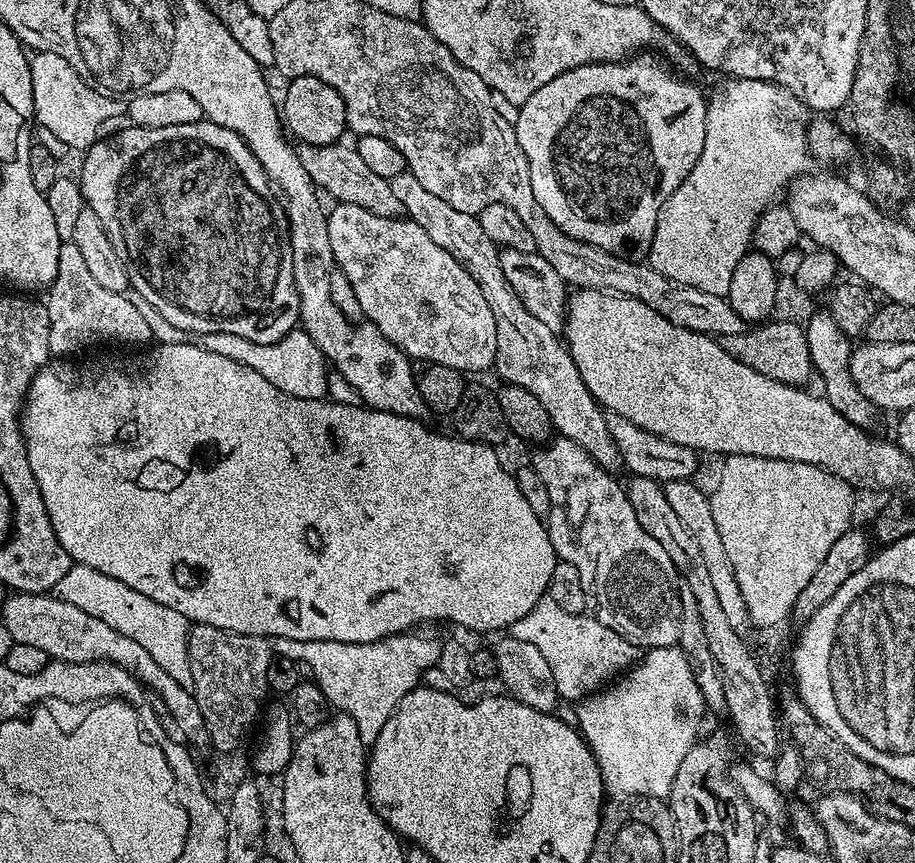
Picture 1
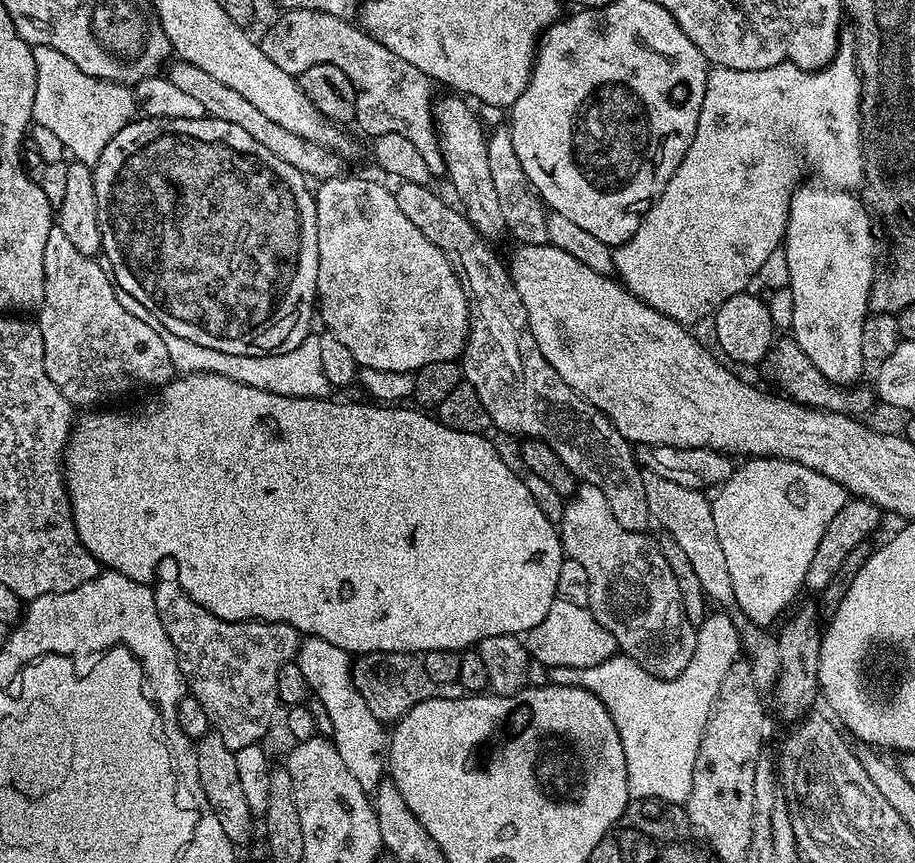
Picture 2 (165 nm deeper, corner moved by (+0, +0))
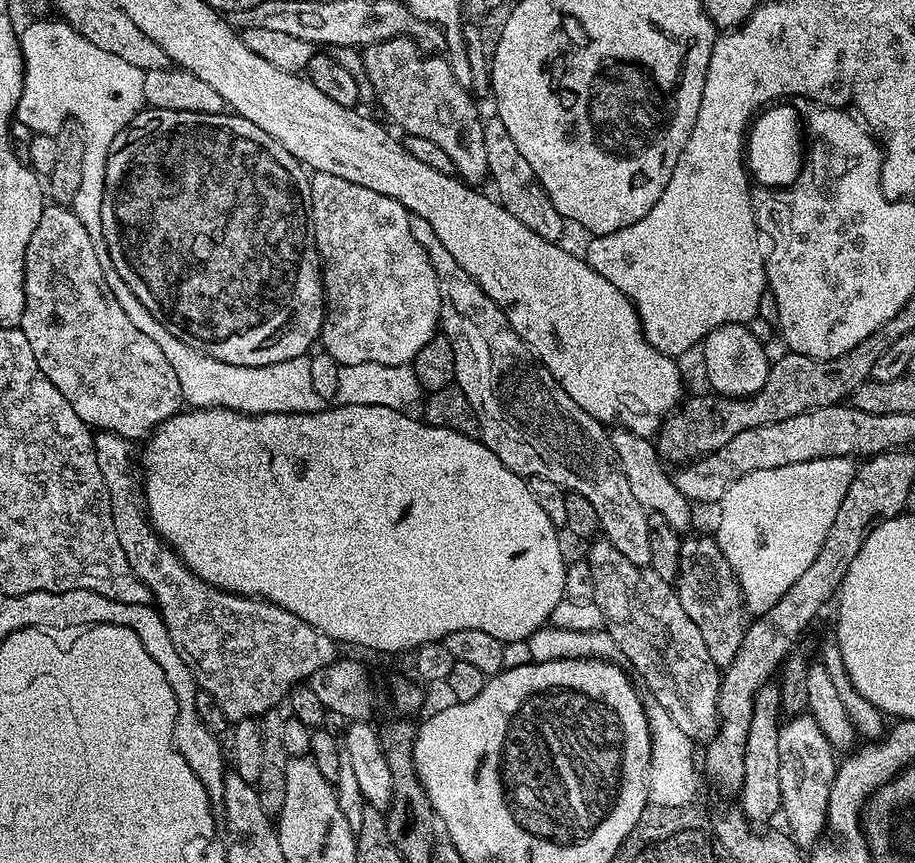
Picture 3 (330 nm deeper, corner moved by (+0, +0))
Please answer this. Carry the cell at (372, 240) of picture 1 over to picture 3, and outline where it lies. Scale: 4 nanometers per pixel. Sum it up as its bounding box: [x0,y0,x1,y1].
[308,172,440,366]

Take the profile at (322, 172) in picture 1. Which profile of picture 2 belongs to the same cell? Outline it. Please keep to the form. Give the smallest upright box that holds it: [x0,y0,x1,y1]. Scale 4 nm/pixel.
[166,58,343,181]

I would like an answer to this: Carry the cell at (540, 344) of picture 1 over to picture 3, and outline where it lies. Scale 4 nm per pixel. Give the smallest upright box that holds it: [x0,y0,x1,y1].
[410,215,650,566]

